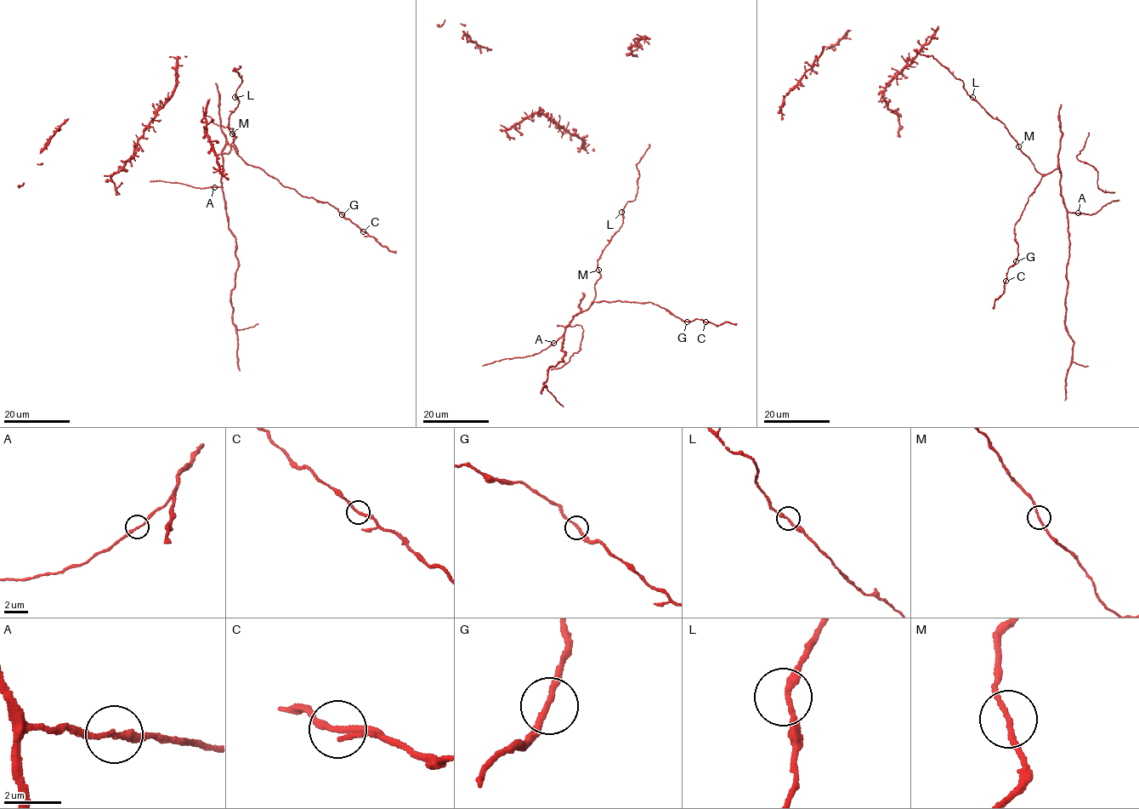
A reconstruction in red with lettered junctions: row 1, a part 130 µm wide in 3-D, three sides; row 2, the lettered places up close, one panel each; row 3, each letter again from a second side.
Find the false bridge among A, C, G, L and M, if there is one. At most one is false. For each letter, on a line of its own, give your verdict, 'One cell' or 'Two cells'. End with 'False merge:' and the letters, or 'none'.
A: One cell
C: One cell
G: One cell
L: One cell
M: One cell
False merge: none

